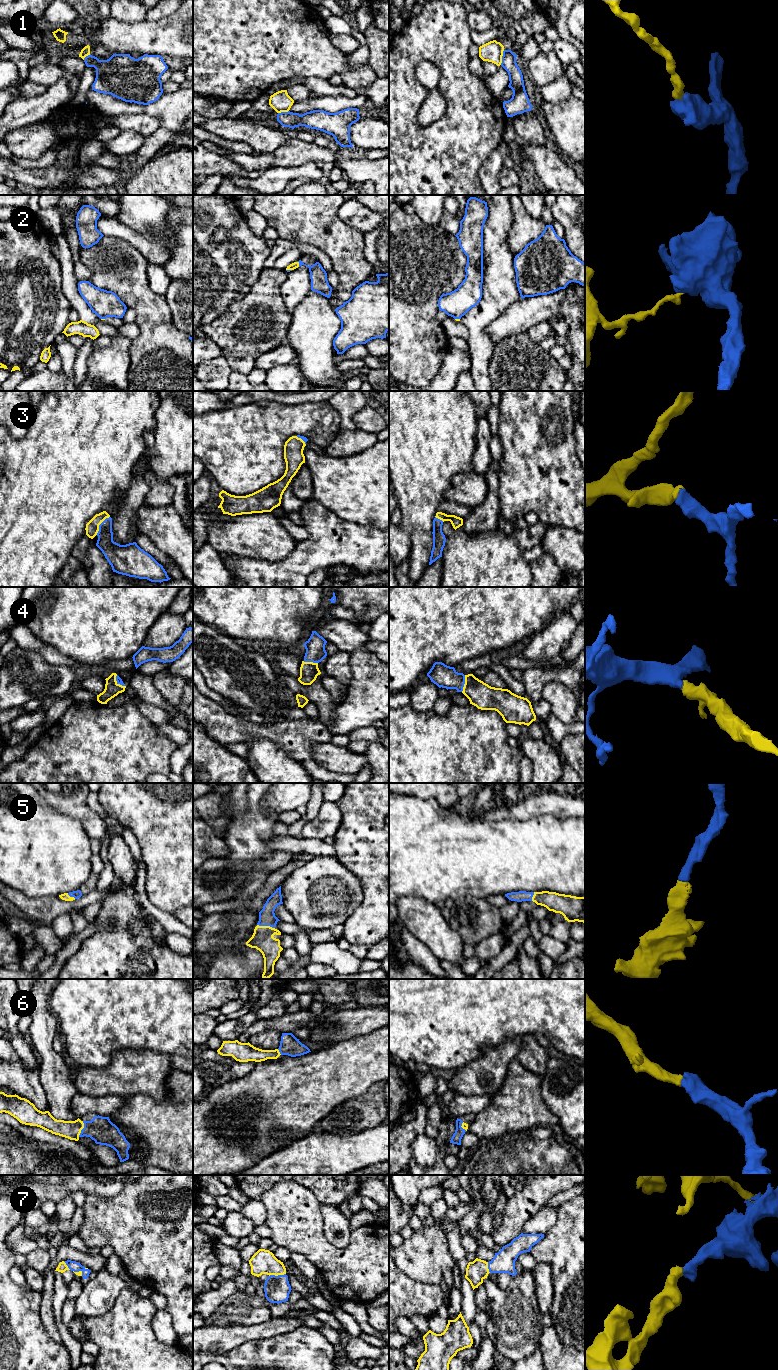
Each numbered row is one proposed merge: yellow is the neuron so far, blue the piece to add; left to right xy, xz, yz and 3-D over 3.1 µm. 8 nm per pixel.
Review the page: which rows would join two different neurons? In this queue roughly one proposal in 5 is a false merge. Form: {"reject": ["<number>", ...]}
{"reject": ["1", "2"]}

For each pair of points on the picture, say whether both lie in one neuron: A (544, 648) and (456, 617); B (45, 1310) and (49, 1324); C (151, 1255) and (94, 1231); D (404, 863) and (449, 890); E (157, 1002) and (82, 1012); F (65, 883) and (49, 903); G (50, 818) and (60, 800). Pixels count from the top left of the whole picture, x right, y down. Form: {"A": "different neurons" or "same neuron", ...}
{"A": "different neurons", "B": "same neuron", "C": "same neuron", "D": "same neuron", "E": "same neuron", "F": "different neurons", "G": "different neurons"}

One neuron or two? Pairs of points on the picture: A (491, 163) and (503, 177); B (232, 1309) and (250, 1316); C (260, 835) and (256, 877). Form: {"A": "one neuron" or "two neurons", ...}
{"A": "two neurons", "B": "one neuron", "C": "one neuron"}

